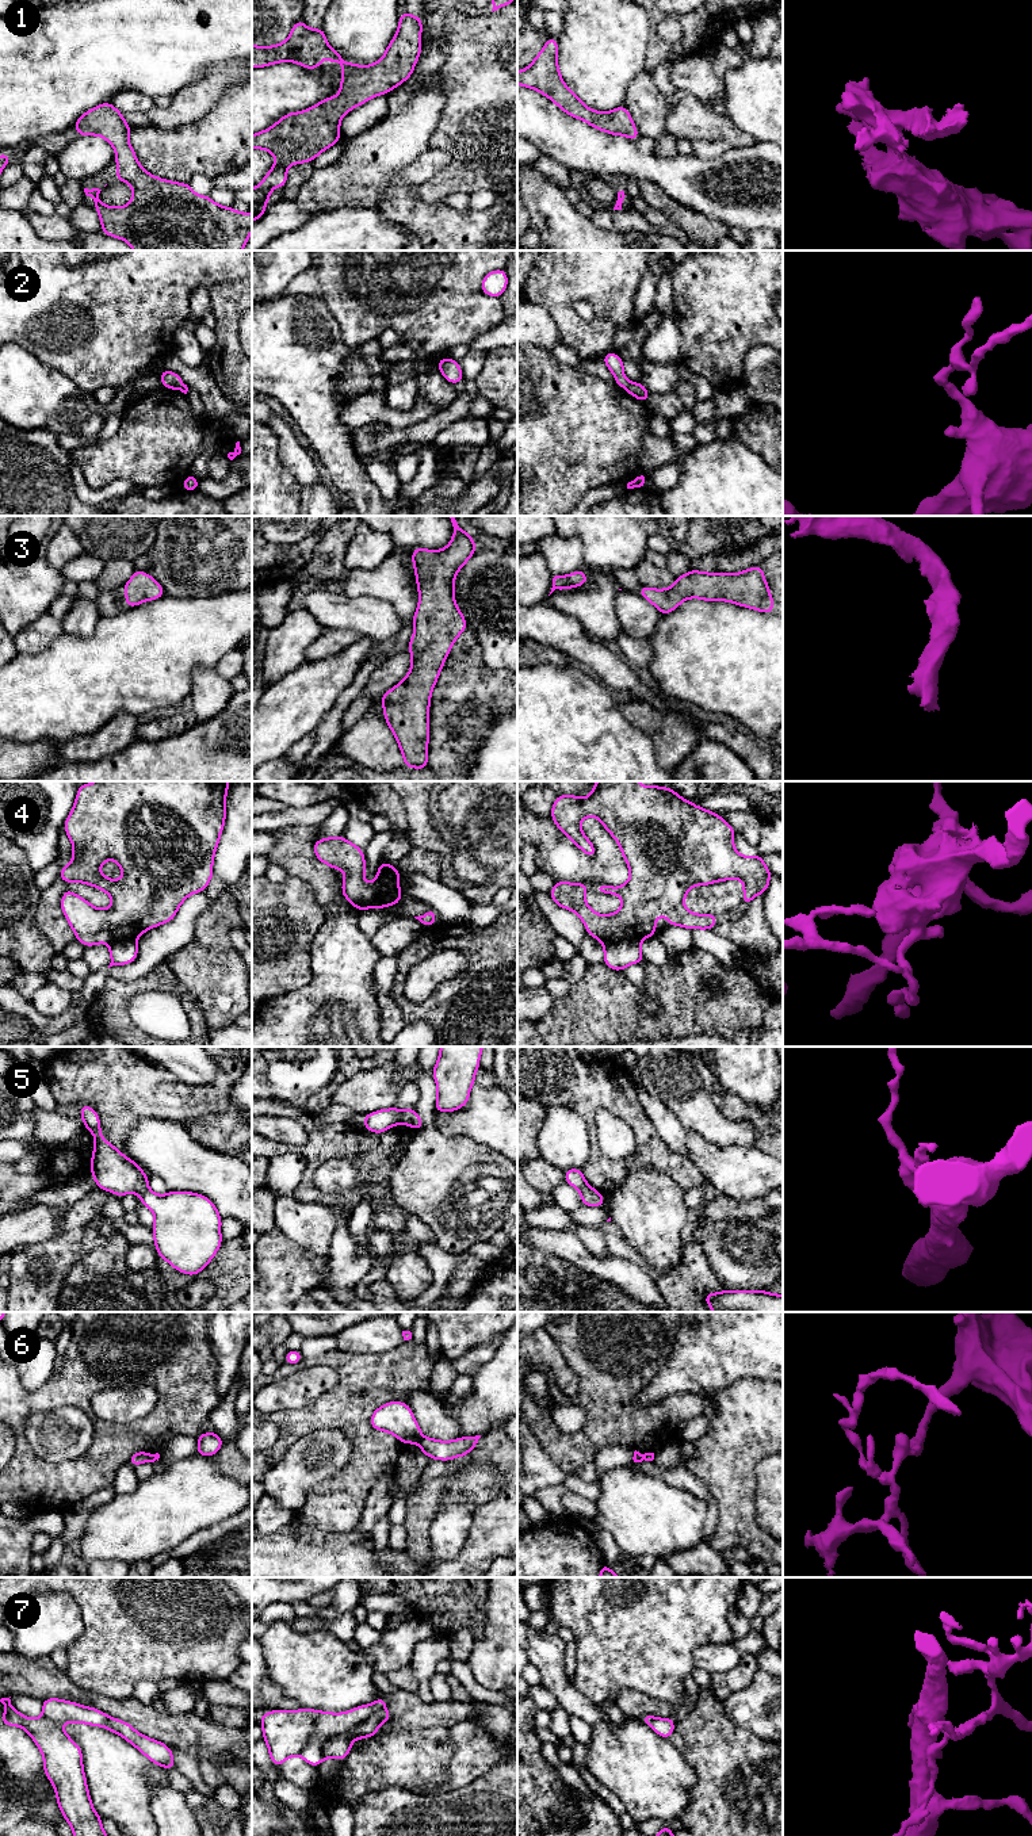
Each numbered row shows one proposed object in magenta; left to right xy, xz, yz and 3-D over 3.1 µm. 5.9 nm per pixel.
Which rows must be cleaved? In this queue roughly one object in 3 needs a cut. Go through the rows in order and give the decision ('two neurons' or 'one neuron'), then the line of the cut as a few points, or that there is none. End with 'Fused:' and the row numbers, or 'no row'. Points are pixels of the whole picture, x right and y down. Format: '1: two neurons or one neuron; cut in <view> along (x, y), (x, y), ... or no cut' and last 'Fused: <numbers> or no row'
1: one neuron; no cut
2: one neuron; no cut
3: one neuron; no cut
4: two neurons; cut in yz along (639, 941), (610, 940), (604, 944)
5: two neurons; cut in xz along (411, 1109), (400, 1121)
6: two neurons; cut in xz along (421, 1437), (417, 1439)
7: two neurons; cut in xz along (383, 1708), (354, 1727), (331, 1736), (323, 1745), (323, 1756)
Fused: 4, 5, 6, 7

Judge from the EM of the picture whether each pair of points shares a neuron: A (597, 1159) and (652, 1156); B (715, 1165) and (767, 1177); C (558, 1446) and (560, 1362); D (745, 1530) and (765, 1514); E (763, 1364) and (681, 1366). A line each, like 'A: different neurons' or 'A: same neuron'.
A: same neuron
B: same neuron
C: different neurons
D: different neurons
E: same neuron

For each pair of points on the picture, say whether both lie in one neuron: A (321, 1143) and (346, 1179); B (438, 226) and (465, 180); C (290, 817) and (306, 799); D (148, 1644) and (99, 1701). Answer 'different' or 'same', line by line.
A: different
B: different
C: different
D: different

